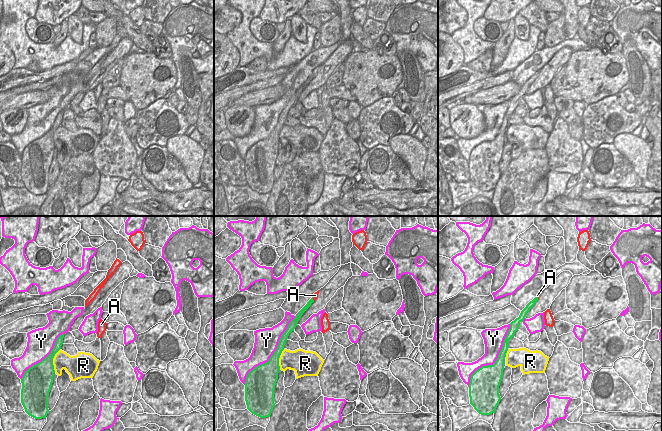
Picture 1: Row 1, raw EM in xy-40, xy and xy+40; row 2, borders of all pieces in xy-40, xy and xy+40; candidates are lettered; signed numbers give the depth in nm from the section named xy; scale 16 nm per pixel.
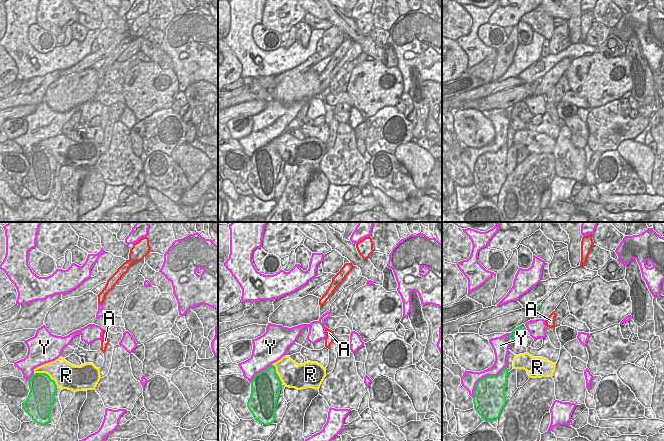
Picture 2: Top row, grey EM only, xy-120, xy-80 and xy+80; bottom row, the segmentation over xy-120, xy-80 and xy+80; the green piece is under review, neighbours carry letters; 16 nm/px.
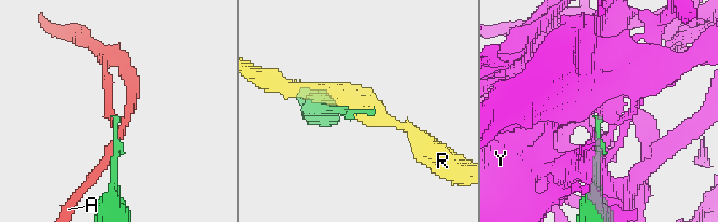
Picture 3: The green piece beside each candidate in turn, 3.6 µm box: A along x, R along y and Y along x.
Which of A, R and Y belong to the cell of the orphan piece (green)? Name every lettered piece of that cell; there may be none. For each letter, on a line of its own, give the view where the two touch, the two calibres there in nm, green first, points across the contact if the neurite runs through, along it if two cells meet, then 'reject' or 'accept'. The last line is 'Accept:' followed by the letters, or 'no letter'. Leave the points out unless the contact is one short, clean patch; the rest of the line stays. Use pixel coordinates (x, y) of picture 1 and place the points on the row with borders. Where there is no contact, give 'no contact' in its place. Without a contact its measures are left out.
A: xy | 70/90 nm | across xy (311, 300), (312, 298), (315, 295) | accept
R: xy-40 | 360/280 nm | reject
Y: xy | 240/380 nm | reject
Accept: A

